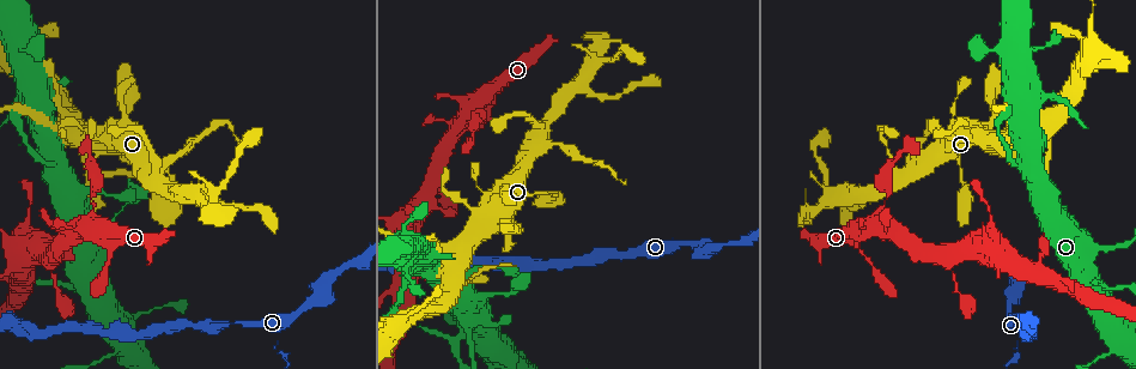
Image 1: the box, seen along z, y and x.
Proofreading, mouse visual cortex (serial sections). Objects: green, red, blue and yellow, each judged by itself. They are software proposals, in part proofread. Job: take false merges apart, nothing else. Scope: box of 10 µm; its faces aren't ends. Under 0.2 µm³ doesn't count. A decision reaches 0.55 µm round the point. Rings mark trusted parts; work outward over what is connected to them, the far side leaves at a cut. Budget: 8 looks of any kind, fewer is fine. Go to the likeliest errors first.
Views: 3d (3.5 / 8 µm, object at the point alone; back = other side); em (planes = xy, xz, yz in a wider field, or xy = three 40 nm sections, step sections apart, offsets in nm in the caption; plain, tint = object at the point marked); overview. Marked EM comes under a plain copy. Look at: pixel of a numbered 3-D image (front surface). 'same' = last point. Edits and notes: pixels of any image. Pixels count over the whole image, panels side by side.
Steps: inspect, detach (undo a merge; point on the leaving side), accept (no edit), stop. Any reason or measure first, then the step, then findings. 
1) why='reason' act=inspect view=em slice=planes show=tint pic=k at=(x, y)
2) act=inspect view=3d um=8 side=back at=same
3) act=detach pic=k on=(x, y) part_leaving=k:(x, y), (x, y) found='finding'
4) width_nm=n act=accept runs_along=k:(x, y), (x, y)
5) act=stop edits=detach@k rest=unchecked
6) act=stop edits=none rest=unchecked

why='thin arm on a thick one' act=inspect view=3d um=8 side=back pic=1 at=(450, 245)

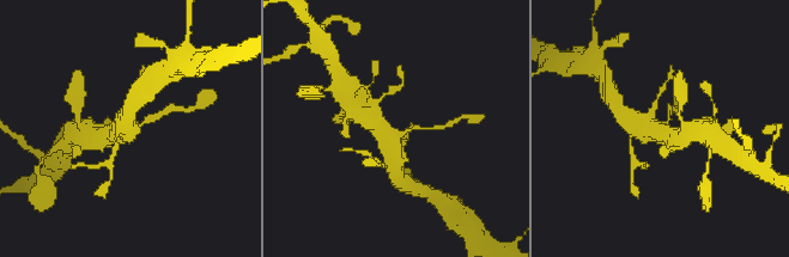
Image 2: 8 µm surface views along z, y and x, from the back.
act=inspect view=em slice=xy step=1 show=tint at=same

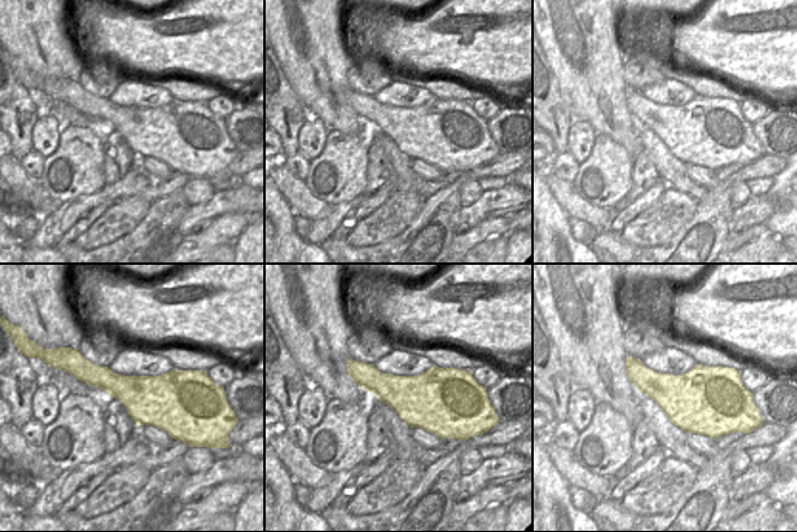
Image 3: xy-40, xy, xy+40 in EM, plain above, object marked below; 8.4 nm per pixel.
act=accept runs_along=2:(363, 116), (389, 142), (395, 170) found='all the same cell'

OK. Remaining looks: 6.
why='abrupt turn' act=inspect view=3d um=3.5 pic=1 at=(1114, 342)

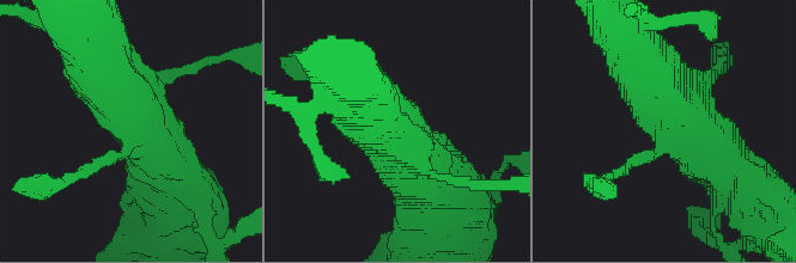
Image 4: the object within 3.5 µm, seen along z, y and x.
act=inspect view=em slice=planes show=tint pic=4 at=(132, 136)

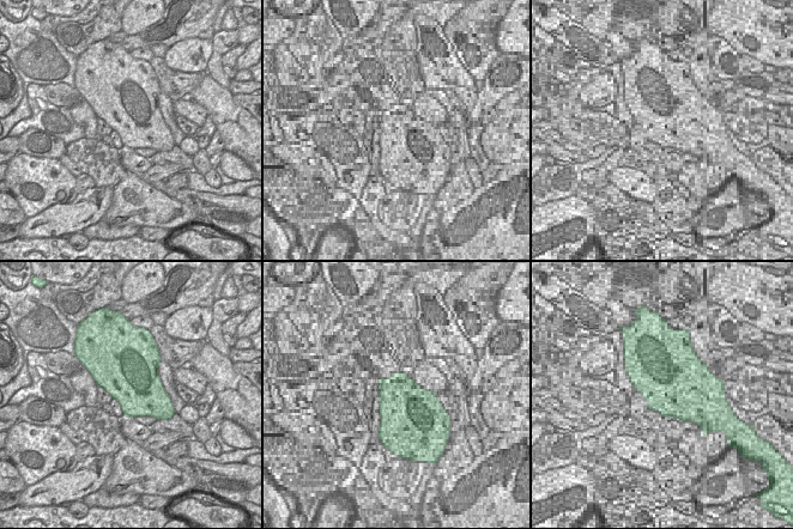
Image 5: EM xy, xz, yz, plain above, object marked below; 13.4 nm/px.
act=accept runs_along=4:(635, 46), (670, 122), (717, 156) found='all the same cell'

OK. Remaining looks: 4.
why='sudden change in width' act=inspect view=em slice=xy step=1 show=tint pic=1 at=(552, 194)

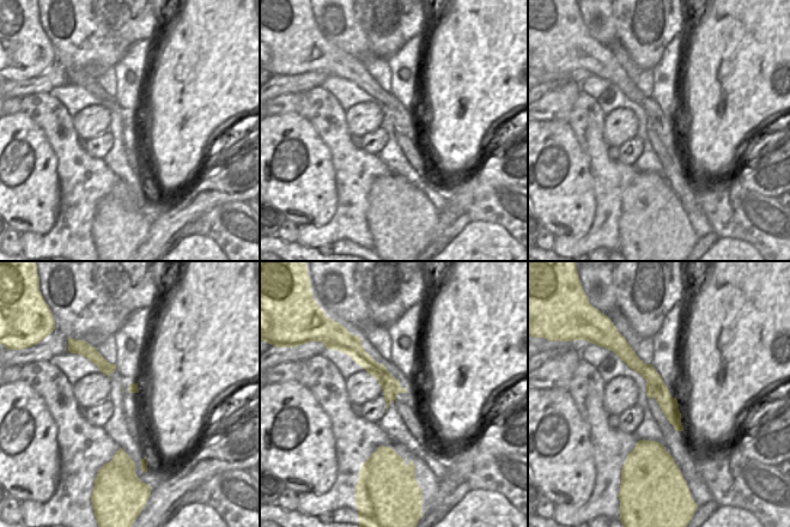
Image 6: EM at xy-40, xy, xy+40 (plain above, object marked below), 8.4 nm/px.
why='wider look' act=inspect view=3d um=3.5 at=same

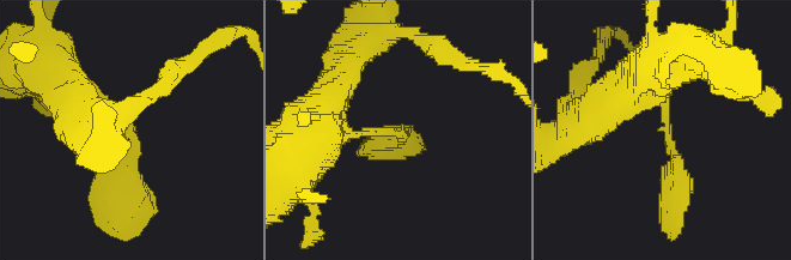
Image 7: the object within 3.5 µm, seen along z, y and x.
width_nm=150 act=accept runs_along=6:(624, 346), (654, 380), (680, 428) found='all the same cell'

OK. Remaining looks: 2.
act=stop edits=none rest=unchecked

